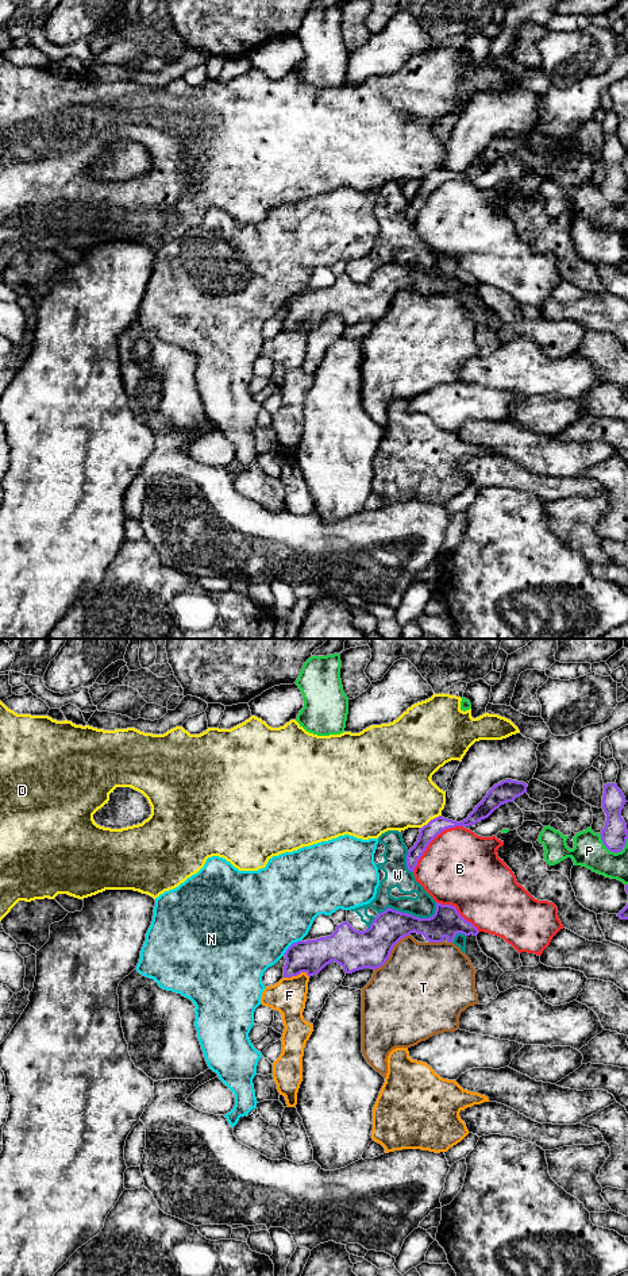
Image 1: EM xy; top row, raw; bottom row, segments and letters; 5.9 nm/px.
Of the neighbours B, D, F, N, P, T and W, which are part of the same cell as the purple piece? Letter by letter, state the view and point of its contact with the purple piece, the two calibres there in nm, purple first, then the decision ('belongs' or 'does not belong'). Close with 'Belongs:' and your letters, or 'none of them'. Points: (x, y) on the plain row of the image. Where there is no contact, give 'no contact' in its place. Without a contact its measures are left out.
B: xy (431, 192) | 100/440 nm | does not belong
D: xy (431, 172) | 100/420 nm | does not belong
F: xy (296, 327) | 200/200 nm | does not belong
N: xy (291, 297) | 200/500 nm | does not belong
P: xy (609, 201) | 150/190 nm | does not belong
T: xy (390, 303) | 240/460 nm | does not belong
W: xy (411, 266) | 200/140 nm | does not belong
Belongs: none of them

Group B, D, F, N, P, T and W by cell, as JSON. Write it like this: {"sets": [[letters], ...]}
{"sets": [["B"], ["D"], ["F"], ["N"], ["P"], ["T"], ["W"]]}

